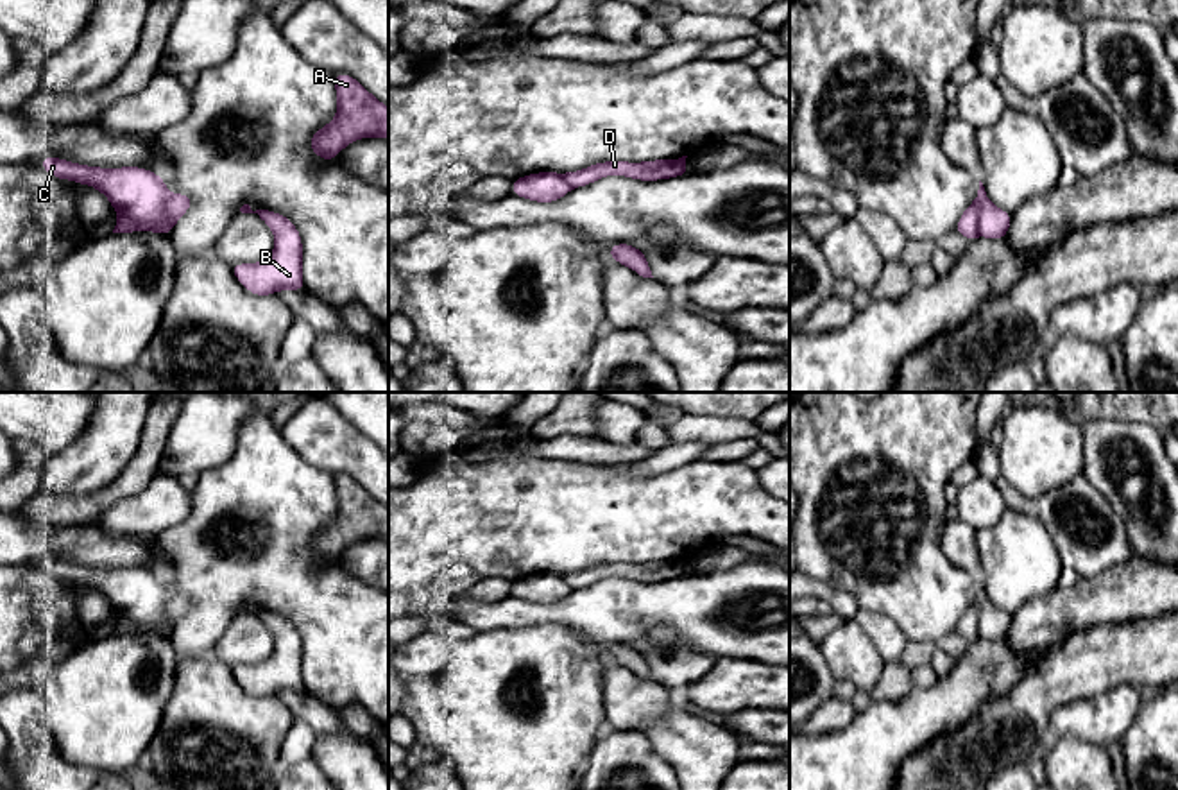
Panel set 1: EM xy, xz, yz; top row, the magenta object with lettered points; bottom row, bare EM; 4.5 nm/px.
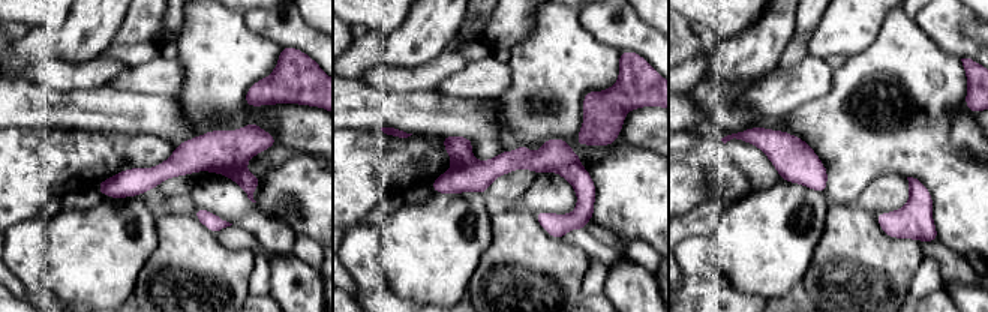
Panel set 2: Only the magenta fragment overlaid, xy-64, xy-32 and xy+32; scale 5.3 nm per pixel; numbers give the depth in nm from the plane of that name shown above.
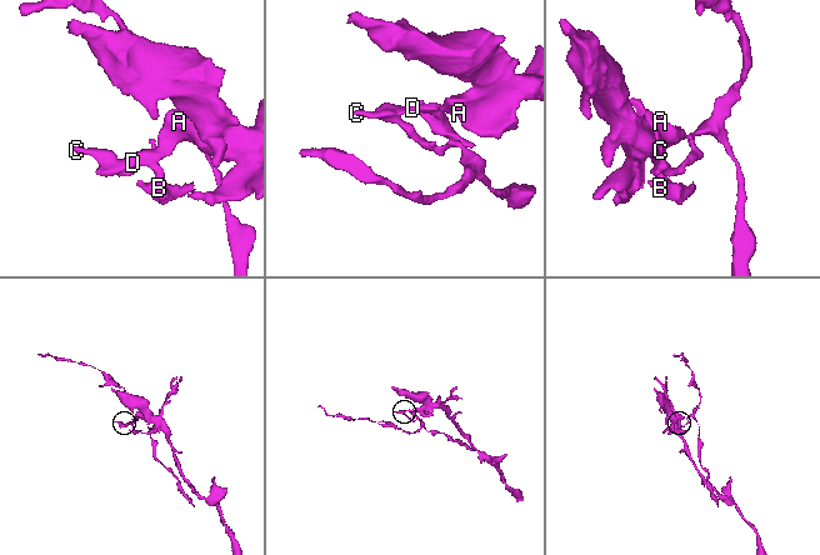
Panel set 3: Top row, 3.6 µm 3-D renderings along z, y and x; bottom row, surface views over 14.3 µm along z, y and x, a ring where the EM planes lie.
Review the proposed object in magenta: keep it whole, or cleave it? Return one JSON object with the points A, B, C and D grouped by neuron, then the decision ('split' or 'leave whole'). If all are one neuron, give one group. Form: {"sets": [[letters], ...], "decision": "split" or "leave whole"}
{"sets": [["A", "B", "D"], ["C"]], "decision": "split"}

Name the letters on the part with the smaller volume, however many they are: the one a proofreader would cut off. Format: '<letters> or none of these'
C

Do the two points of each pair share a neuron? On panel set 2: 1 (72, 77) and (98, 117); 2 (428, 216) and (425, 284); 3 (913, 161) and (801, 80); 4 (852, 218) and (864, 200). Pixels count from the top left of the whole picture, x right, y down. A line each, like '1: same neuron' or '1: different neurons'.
1: different neurons
2: same neuron
3: different neurons
4: different neurons

